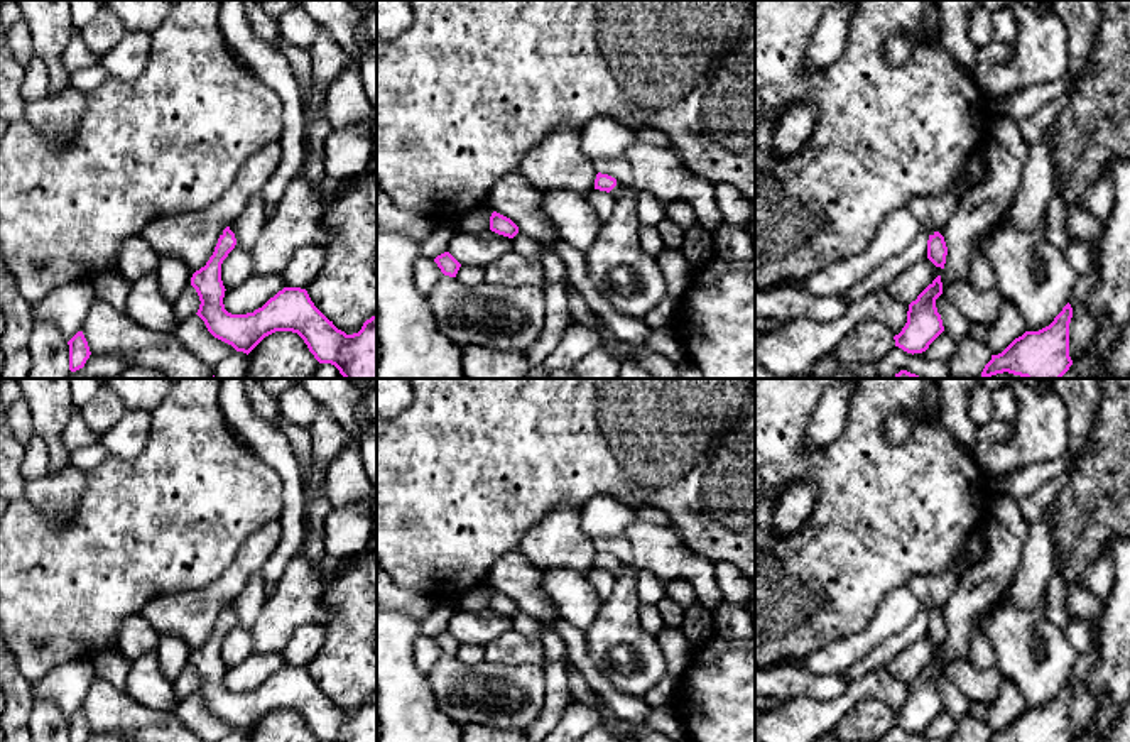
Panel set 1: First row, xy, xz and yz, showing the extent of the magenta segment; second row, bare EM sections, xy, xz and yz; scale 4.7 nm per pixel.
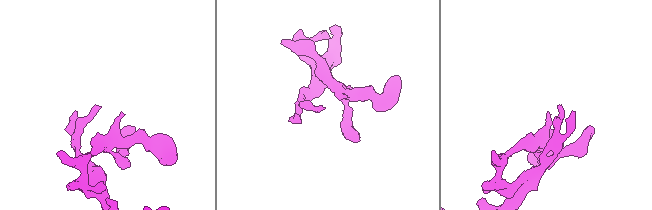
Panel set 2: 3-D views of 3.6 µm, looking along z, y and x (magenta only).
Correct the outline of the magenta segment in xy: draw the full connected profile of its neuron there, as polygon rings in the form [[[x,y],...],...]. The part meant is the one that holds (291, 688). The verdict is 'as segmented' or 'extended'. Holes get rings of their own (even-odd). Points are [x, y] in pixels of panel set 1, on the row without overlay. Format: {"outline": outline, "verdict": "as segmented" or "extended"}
{"outline": [[[226,605],[206,644],[191,656],[201,679],[196,693],[215,717],[248,734],[265,715],[292,710],[319,742],[377,742],[377,693],[358,712],[346,713],[314,685],[306,668],[284,666],[253,691],[228,691],[221,642],[235,624],[235,612]]], "verdict": "as segmented"}

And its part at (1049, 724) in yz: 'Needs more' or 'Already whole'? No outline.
Already whole

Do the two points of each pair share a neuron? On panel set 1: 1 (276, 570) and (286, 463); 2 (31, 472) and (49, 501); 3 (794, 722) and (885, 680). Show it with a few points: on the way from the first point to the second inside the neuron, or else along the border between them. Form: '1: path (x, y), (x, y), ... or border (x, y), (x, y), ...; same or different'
1: path (289, 543), (293, 538), (293, 491); same
2: border (49, 470), (29, 484); different
3: path (816, 719), (830, 714), (863, 688); same

